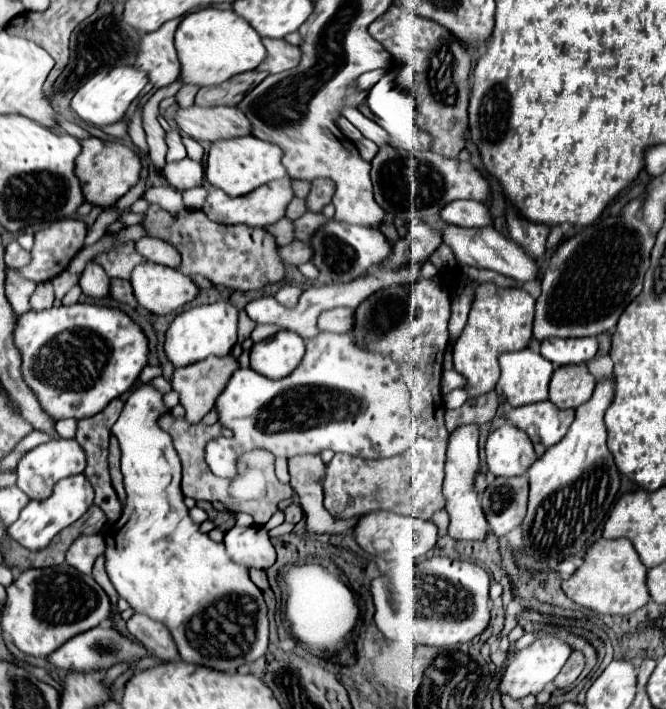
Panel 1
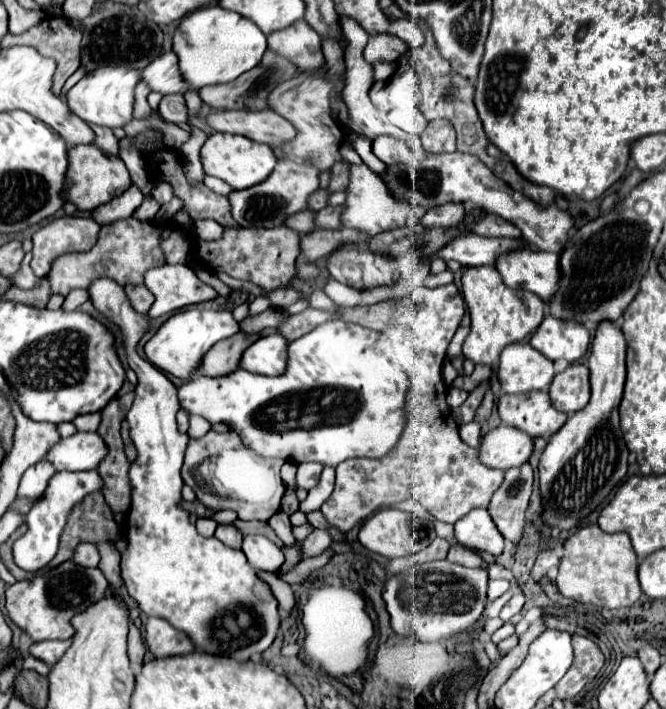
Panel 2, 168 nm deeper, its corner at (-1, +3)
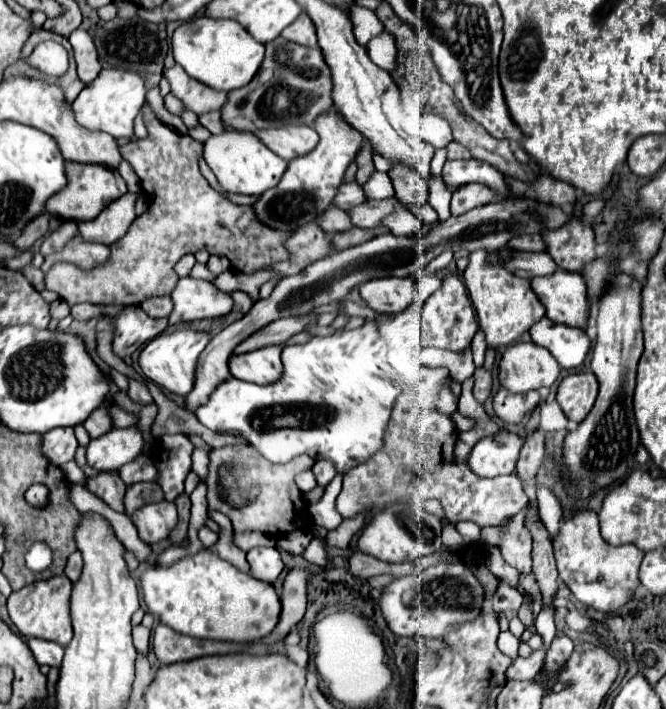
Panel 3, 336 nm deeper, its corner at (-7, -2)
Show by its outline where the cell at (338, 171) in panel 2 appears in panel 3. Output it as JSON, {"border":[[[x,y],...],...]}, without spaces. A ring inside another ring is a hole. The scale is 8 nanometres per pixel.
{"border":[[[365,139],[365,143],[363,143],[363,147],[359,149],[359,153],[357,153],[357,157],[355,157],[355,163],[357,163],[357,177],[355,177],[355,181],[359,183],[359,185],[365,185],[367,183],[367,179],[369,179],[369,175],[373,173],[373,161],[371,161],[371,145],[369,145],[369,141]]]}

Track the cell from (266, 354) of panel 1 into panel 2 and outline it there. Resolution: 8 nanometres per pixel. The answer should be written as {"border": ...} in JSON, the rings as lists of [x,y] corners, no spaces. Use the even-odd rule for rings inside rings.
{"border":[[[281,334],[261,336],[243,352],[239,368],[263,376],[279,376],[287,366],[287,344]]]}

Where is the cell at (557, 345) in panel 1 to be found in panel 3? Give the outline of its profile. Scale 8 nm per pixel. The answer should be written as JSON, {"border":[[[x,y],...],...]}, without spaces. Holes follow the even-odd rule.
{"border":[[[547,317],[537,321],[531,329],[533,343],[545,347],[551,351],[551,355],[559,361],[563,369],[575,369],[579,367],[591,347],[591,341],[585,333],[585,329],[579,327],[567,327],[563,323],[555,323]]]}

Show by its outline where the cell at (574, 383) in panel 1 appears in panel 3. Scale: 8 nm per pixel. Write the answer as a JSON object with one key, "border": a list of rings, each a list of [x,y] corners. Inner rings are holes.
{"border":[[[571,373],[557,389],[557,403],[573,423],[581,423],[597,397],[597,379],[593,373]]]}

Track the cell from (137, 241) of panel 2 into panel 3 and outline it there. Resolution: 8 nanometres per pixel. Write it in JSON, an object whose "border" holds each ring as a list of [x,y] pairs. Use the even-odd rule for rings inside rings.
{"border":[[[143,107],[143,119],[149,135],[145,139],[121,145],[121,155],[131,163],[141,179],[143,191],[149,195],[151,207],[137,217],[125,237],[111,245],[111,255],[105,263],[83,271],[73,263],[55,263],[45,275],[49,291],[59,293],[69,305],[75,303],[103,303],[103,305],[139,305],[151,295],[169,295],[175,287],[175,263],[195,251],[209,251],[211,255],[225,255],[231,267],[241,273],[253,273],[273,261],[287,259],[283,247],[291,231],[275,231],[257,221],[253,209],[235,205],[217,193],[201,175],[197,159],[203,145],[189,135],[179,135],[167,129],[149,109]]]}

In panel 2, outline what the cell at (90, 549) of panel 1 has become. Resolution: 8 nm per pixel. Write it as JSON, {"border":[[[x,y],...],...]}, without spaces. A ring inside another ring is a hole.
{"border":[[[79,544],[75,548],[73,554],[73,562],[79,566],[87,566],[87,568],[95,568],[99,564],[99,552],[97,552],[97,544]]]}

